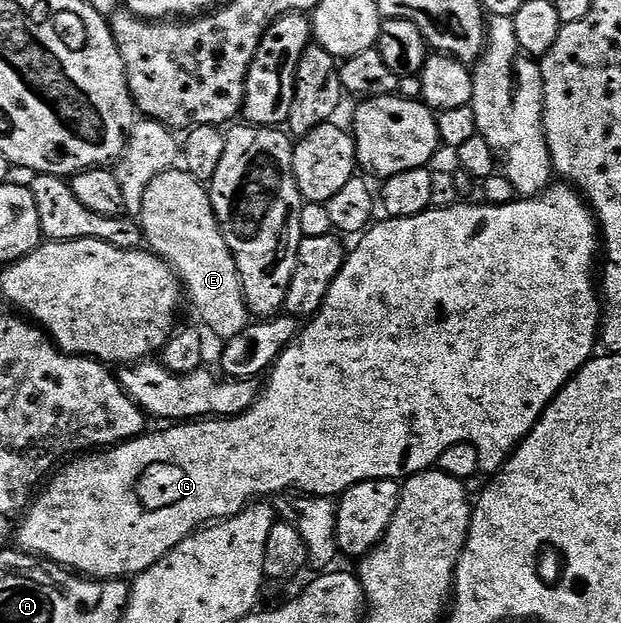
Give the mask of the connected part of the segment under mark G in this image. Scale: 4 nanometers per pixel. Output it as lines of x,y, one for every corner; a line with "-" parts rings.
554,183
543,189
536,197
513,200
508,202
507,205
462,205
463,203
455,203
443,209
431,207
415,217
382,219
382,222
379,220
377,223
371,224
370,228
357,238
358,246
355,249
351,248
349,250
346,261
342,265
342,270
336,275
336,279
332,283
332,287
328,291
324,303
319,307
318,312
309,318
307,325
310,326
307,329
305,326
299,332
298,336
286,346
284,352
278,354
278,360
274,362
268,373
270,382
264,385
264,388
258,394
258,398
254,401
254,406
247,413
241,413
239,417
228,417
225,419
198,419
193,423
174,423
169,427
162,427
166,429
160,430
159,433
147,431
141,437
133,437
131,441
124,441
121,445
107,447
101,450
101,452
94,451
89,455
83,456
81,459
71,460
69,464
62,467
67,467
67,469
59,468
49,478
48,484
37,494
33,504
25,510
24,516
21,518
23,521
18,525
17,548
23,553
33,553
36,557
52,561
55,565
61,565
79,575
85,575
95,579
130,579
139,573
143,573
145,569
152,567
160,559
164,559
164,555
172,552
184,538
190,537
191,534
198,532
199,529
211,524
211,522
217,523
225,521
228,517
234,517
237,513
241,513
247,504
253,502
255,498
270,499
275,495
281,495
287,491
297,491
311,497
328,497
334,499
345,493
347,489
360,484
361,481
393,481
395,479
412,477
416,473
424,473
427,469
437,466
440,455
444,455
444,451
448,451
448,447
452,447
456,443
464,443
465,441
476,447
477,465
480,468
481,474
486,477
493,476
494,473
502,468
503,463
509,458
510,454
517,449
519,443
534,430
534,424
542,418
542,412
548,408
559,391
570,382
570,378
587,361
595,356
596,350
594,350
594,344
597,346
600,341
600,322
602,319
600,293
596,288
596,265
594,269
594,260
597,257
599,260
600,257
600,230
598,228
598,219
594,216
594,210
584,200
583,194
579,193
569,183

